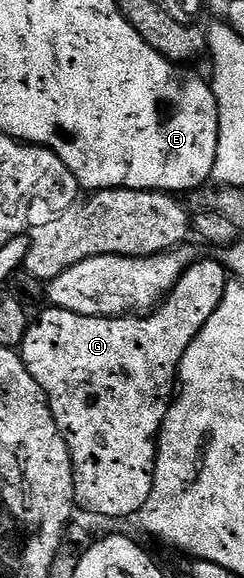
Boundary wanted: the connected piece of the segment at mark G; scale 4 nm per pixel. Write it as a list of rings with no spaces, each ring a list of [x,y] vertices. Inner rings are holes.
[[[197,259],[186,269],[177,286],[169,292],[169,296],[148,315],[79,317],[71,311],[52,307],[45,307],[38,317],[36,314],[35,320],[30,324],[27,335],[19,347],[19,352],[27,371],[31,371],[35,383],[39,383],[39,387],[47,395],[55,423],[61,434],[65,436],[65,442],[69,448],[69,458],[73,460],[73,500],[78,510],[86,509],[87,512],[94,513],[97,517],[129,517],[132,513],[133,516],[140,514],[141,509],[147,503],[147,495],[151,495],[153,472],[157,466],[157,437],[161,434],[161,425],[165,421],[170,405],[173,404],[175,390],[179,385],[181,360],[187,347],[191,347],[191,343],[199,335],[199,331],[203,331],[207,319],[211,319],[211,315],[215,315],[225,294],[226,284],[227,270],[220,260],[201,261],[201,259]]]

